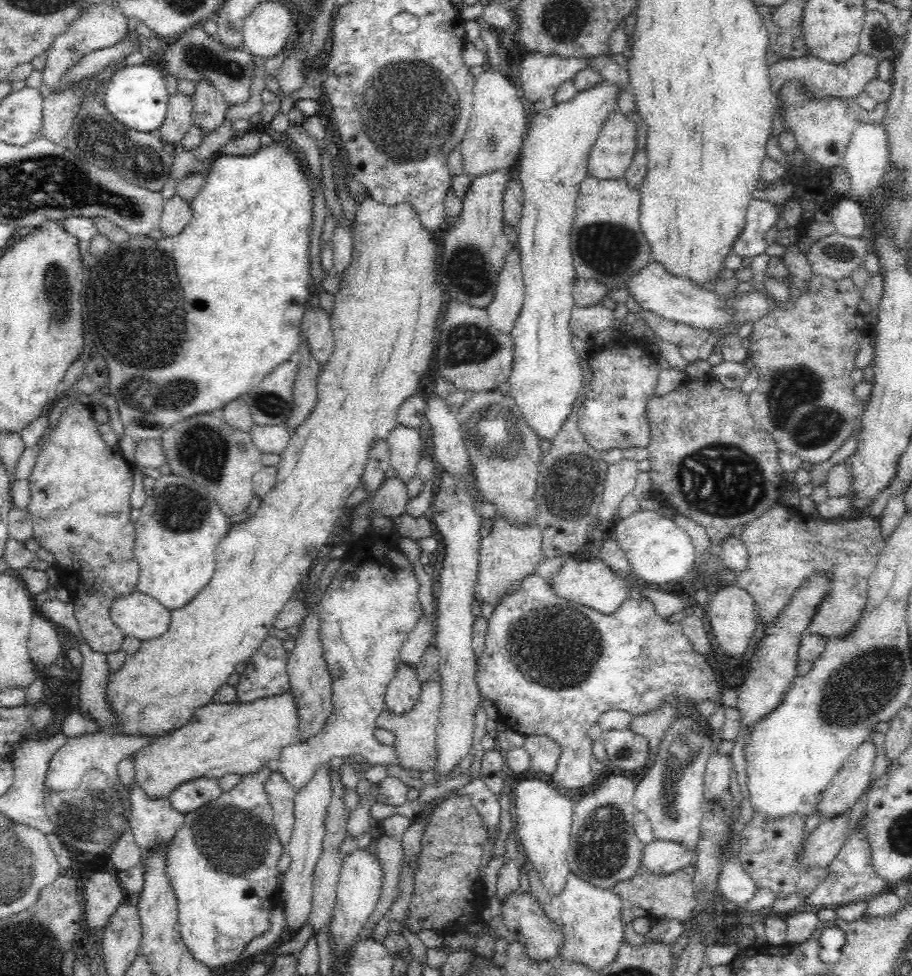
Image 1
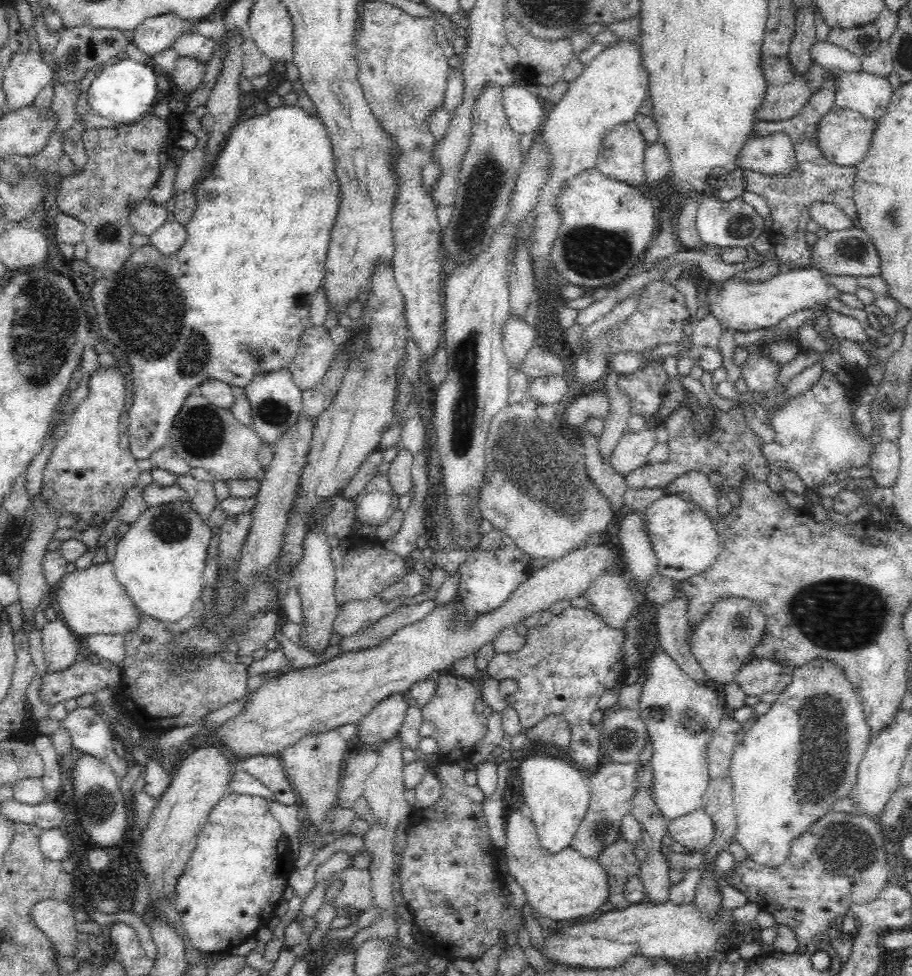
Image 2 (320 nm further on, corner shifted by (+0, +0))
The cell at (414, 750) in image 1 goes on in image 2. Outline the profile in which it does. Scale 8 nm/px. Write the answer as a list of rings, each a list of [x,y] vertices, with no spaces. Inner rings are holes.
[[[448,672],[441,674],[434,696],[421,708],[423,720],[429,720],[437,728],[433,737],[439,746],[437,757],[440,759],[452,763],[459,758],[464,759],[470,755],[474,745],[486,736],[487,715],[475,711],[476,699],[479,697],[472,681]]]

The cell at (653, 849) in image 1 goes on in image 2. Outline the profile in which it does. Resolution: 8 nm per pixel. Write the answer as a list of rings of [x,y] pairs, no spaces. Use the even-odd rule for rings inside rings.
[[[703,806],[668,823],[668,835],[672,836],[674,842],[692,849],[691,855],[703,853],[716,835],[713,818],[708,816]]]

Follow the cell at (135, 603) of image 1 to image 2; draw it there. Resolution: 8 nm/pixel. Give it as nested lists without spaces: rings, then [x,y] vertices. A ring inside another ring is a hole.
[[[108,559],[89,568],[78,568],[72,573],[66,573],[53,587],[52,595],[60,618],[81,640],[92,634],[123,636],[137,628],[142,613],[118,582],[113,563]]]

